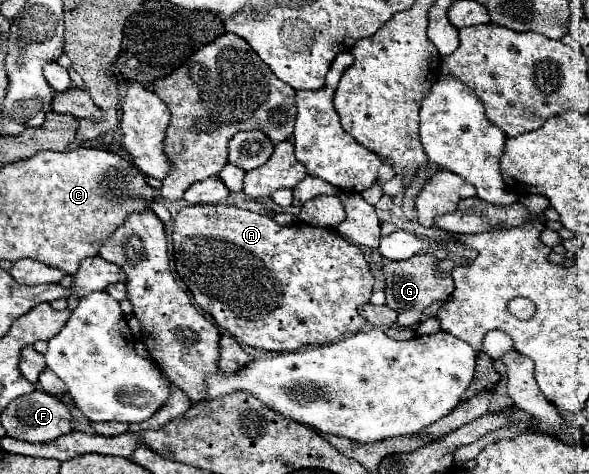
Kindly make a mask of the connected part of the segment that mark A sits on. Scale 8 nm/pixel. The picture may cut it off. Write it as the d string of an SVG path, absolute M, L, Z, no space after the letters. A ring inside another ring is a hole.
M195 204L195 206L185 206L181 208L181 212L175 218L175 228L173 228L173 248L175 248L175 266L179 276L183 278L183 282L187 284L187 288L191 290L195 302L213 316L213 320L227 330L231 336L235 336L239 342L247 344L247 346L255 346L261 350L269 350L269 352L289 352L289 350L299 350L303 346L309 344L329 344L329 342L337 342L349 334L361 332L367 328L367 322L359 316L357 308L369 302L373 284L375 284L375 276L371 274L371 266L365 260L363 252L359 246L355 246L353 242L345 240L337 230L329 230L329 228L315 228L309 224L301 224L295 222L291 226L279 226L273 222L273 218L265 216L265 214L255 214L249 210L241 210L235 206L213 206L213 204Z

